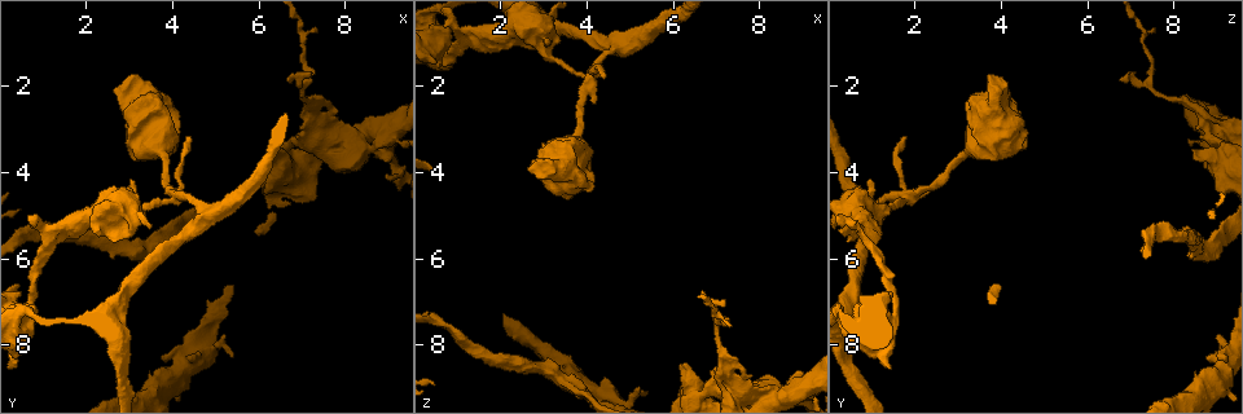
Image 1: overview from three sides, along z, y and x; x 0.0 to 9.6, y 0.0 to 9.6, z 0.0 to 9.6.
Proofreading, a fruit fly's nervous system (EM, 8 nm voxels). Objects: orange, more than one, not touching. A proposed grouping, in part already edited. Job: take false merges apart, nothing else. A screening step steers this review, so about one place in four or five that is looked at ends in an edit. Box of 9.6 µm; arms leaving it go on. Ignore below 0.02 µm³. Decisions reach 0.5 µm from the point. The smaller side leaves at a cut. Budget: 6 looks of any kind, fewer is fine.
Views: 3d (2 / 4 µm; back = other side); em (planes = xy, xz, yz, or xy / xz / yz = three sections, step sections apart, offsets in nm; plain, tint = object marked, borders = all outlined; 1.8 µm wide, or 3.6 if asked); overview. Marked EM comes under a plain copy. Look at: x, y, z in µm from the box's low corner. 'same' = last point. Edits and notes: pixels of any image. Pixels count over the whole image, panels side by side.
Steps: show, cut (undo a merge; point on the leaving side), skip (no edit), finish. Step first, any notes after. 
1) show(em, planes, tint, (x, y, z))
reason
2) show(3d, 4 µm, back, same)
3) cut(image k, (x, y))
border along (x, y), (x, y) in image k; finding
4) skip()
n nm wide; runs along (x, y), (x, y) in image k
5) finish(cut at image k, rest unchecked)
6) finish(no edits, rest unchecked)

show(em, planes, tint, (7.25, 2.45, 8.50))

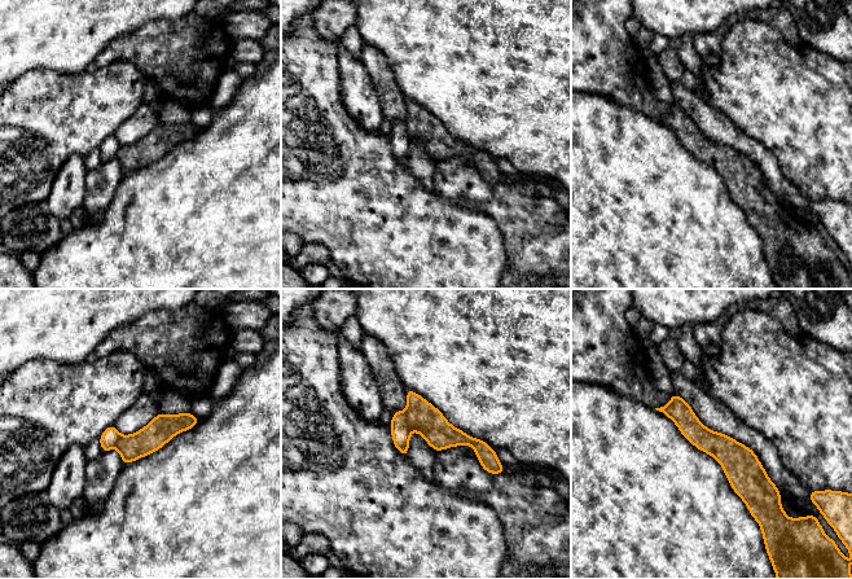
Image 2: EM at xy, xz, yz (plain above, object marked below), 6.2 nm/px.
cut(image 2, (425, 419))
border along (404, 411), (411, 430) in image 2; two cells meet here

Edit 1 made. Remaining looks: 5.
show(overview)

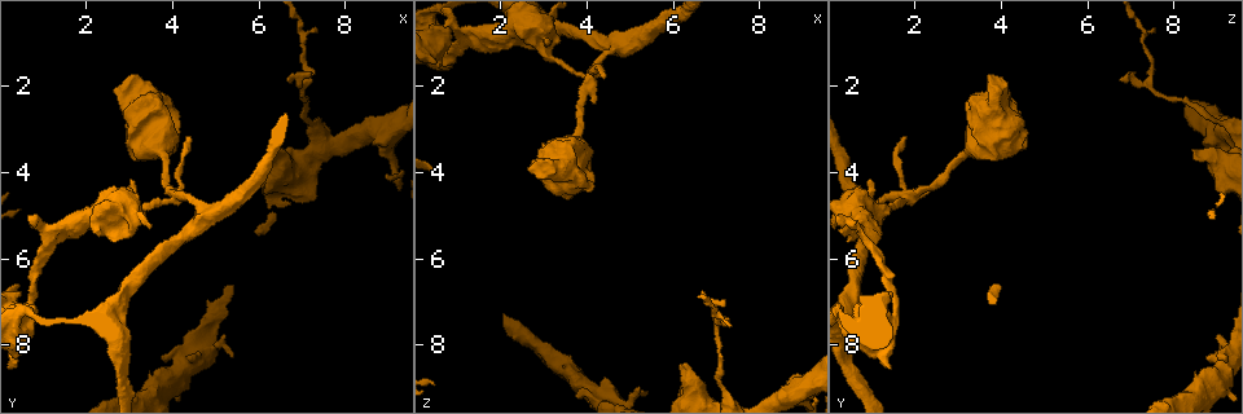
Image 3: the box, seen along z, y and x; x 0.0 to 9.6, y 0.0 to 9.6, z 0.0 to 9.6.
show(3d, 4 µm, back, (3.70, 3.50, 3.20))
thick turns thin

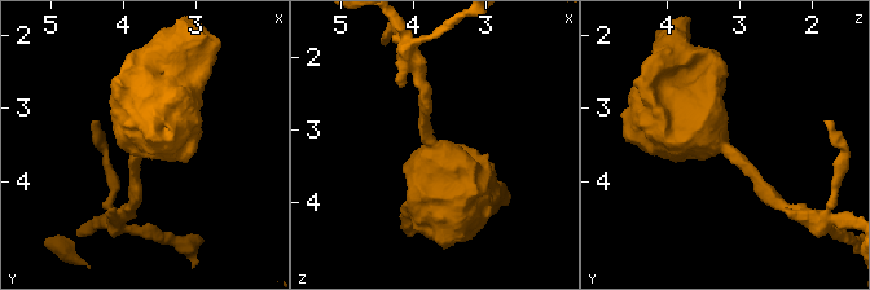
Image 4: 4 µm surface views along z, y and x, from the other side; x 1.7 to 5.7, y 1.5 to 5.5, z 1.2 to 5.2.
show(em, 3.6 µm, yz, step 16, tint, (3.70, 3.55, 3.15))

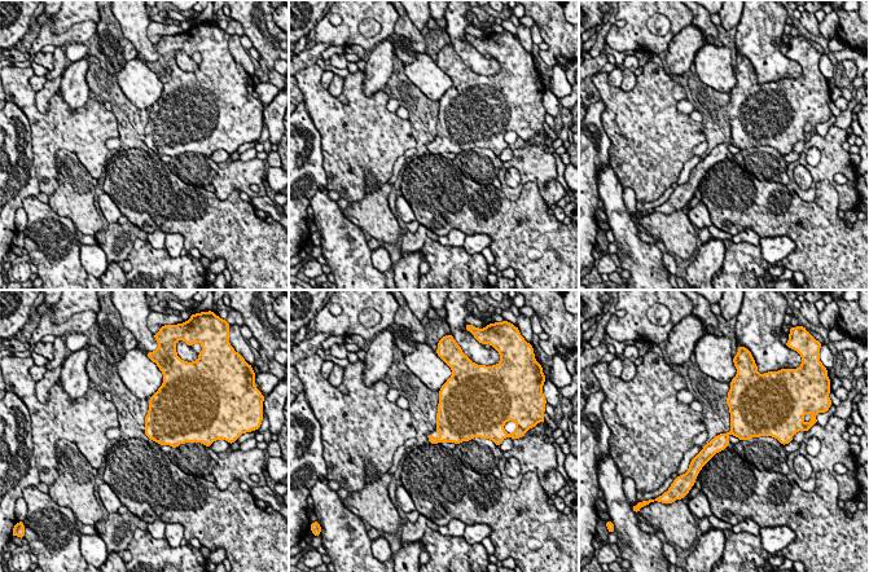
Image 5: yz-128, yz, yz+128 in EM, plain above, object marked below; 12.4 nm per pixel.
show(em, 3.6 µm, planes, tint, same)
another direction

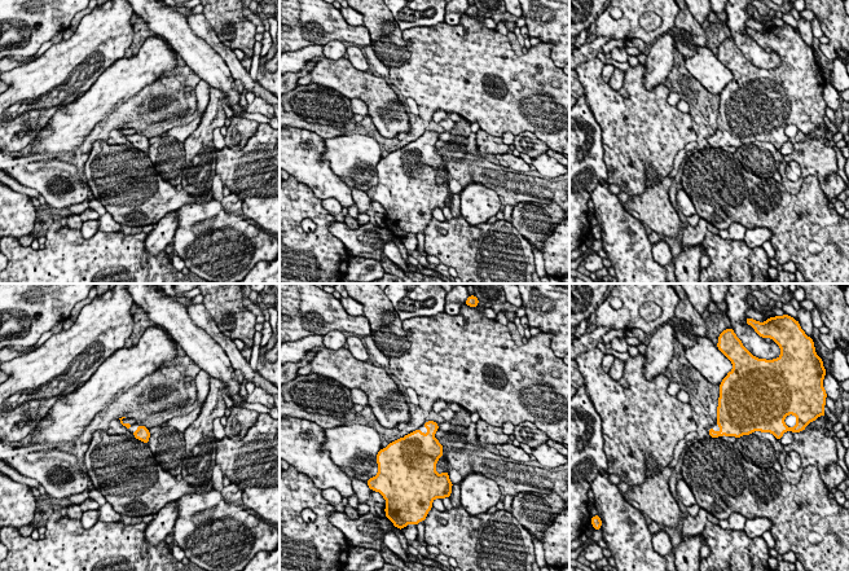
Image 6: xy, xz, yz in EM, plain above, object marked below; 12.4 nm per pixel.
skip()
continuous, no second cell

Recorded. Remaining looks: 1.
finish(cut at image 2, rest unchecked)

